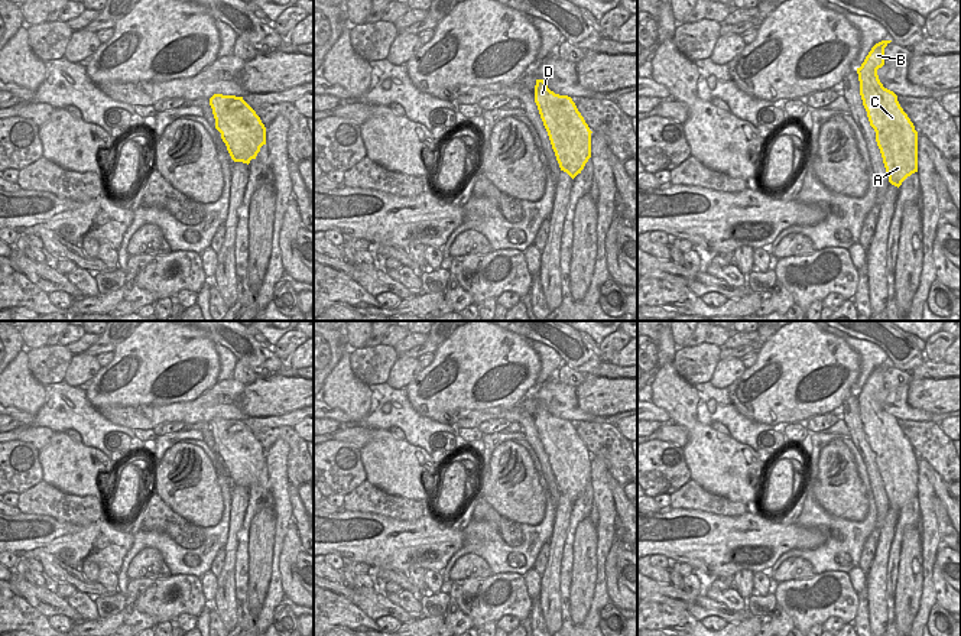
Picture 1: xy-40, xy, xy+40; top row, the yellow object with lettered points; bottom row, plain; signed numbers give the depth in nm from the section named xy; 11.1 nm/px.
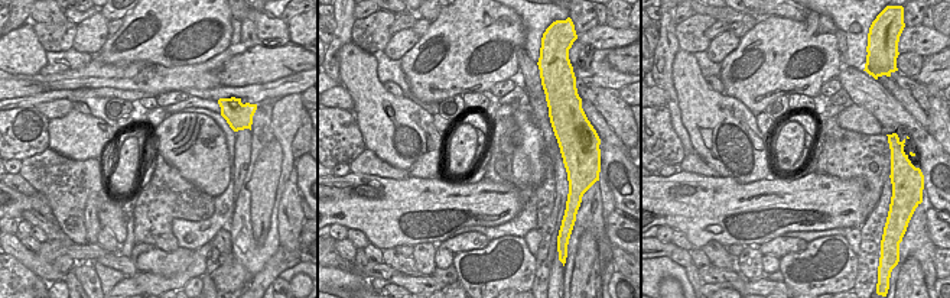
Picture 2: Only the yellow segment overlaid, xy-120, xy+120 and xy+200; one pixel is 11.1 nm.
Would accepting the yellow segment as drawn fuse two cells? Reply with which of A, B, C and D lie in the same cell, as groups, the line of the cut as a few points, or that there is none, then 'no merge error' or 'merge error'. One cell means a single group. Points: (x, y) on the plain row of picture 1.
groups A B C D; cut none; no merge error

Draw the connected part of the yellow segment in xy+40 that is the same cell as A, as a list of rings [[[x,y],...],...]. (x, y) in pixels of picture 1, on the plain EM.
[[[890,366],[876,367],[857,398],[863,429],[876,455],[889,506],[899,512],[908,500],[918,496],[918,455],[897,419],[884,412],[877,399],[877,393],[884,389],[884,371]]]

